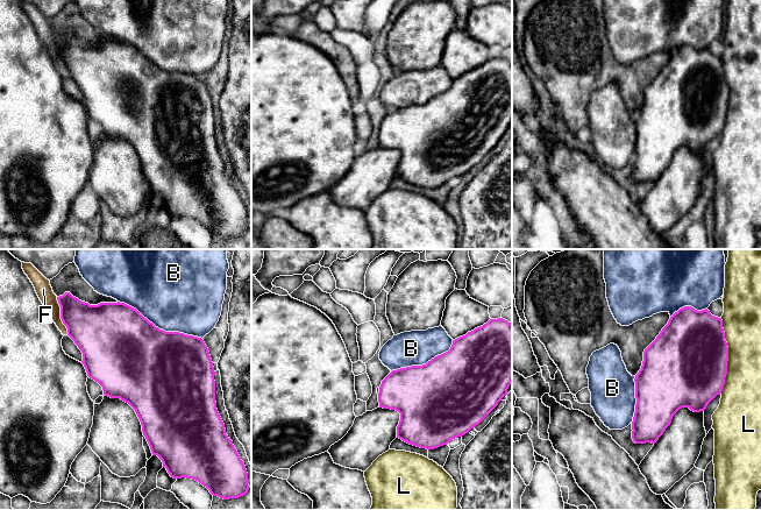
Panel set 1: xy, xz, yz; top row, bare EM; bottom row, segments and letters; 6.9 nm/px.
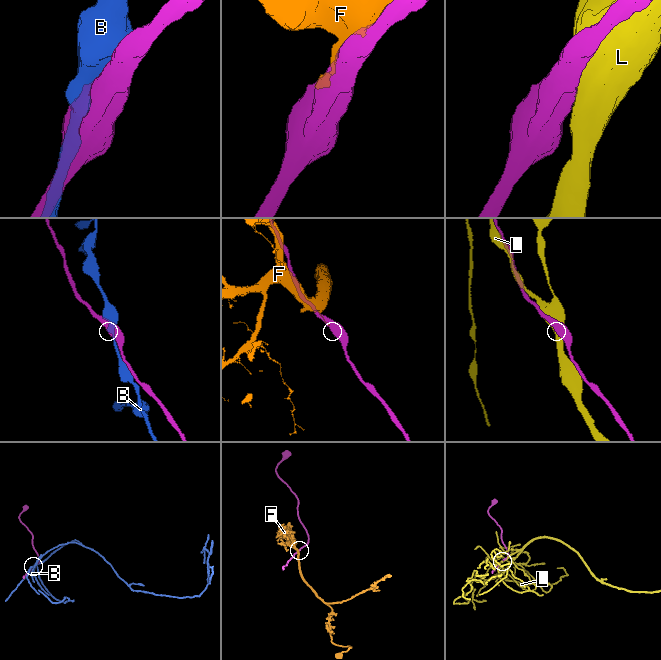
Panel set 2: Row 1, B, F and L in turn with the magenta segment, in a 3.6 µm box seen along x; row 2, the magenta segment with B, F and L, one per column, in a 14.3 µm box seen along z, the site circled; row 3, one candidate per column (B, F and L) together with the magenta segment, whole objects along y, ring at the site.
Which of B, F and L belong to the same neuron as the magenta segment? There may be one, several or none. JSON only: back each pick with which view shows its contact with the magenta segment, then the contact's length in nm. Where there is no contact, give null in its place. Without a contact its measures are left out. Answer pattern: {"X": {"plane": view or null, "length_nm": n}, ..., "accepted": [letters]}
{"accepted": []}

